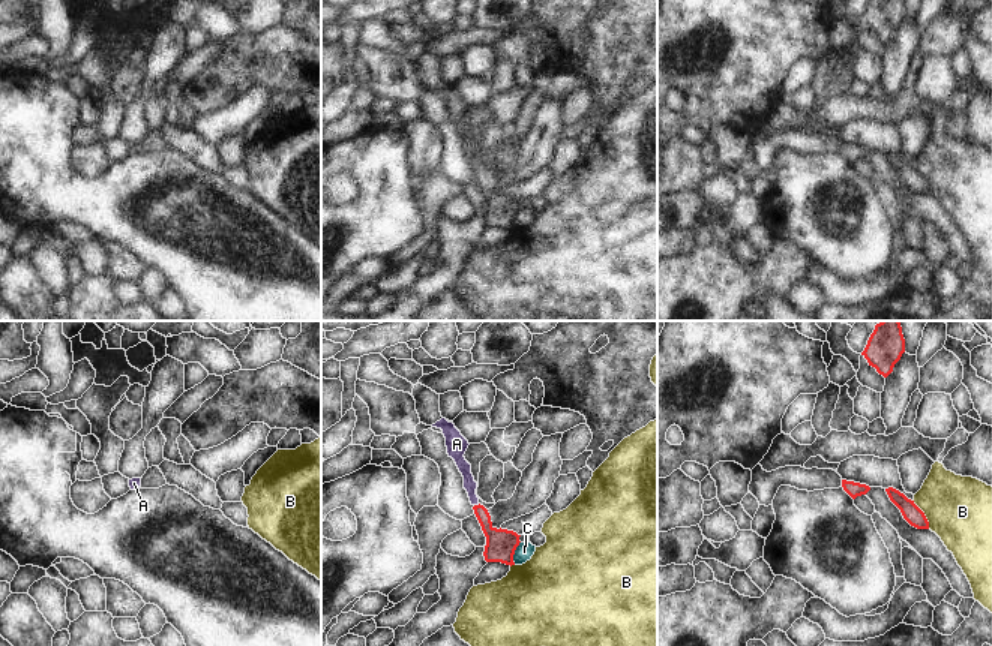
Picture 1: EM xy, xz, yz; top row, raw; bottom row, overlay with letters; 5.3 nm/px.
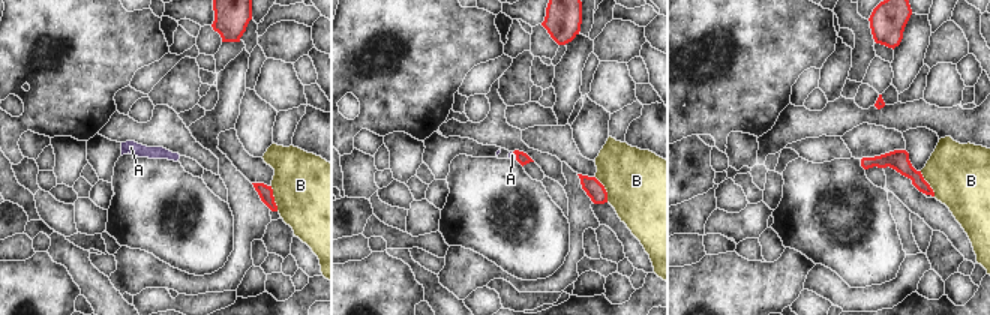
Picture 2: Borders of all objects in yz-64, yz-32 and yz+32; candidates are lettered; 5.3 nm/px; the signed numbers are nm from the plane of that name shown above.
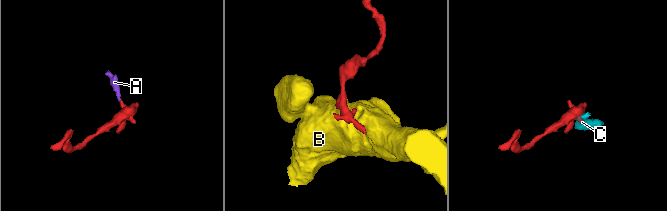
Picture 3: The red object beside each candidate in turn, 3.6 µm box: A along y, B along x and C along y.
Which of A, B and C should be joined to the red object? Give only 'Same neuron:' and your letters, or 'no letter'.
Same neuron: A

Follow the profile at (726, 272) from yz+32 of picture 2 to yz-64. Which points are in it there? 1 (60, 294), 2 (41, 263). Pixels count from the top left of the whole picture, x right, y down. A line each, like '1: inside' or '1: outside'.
1: inside
2: inside

